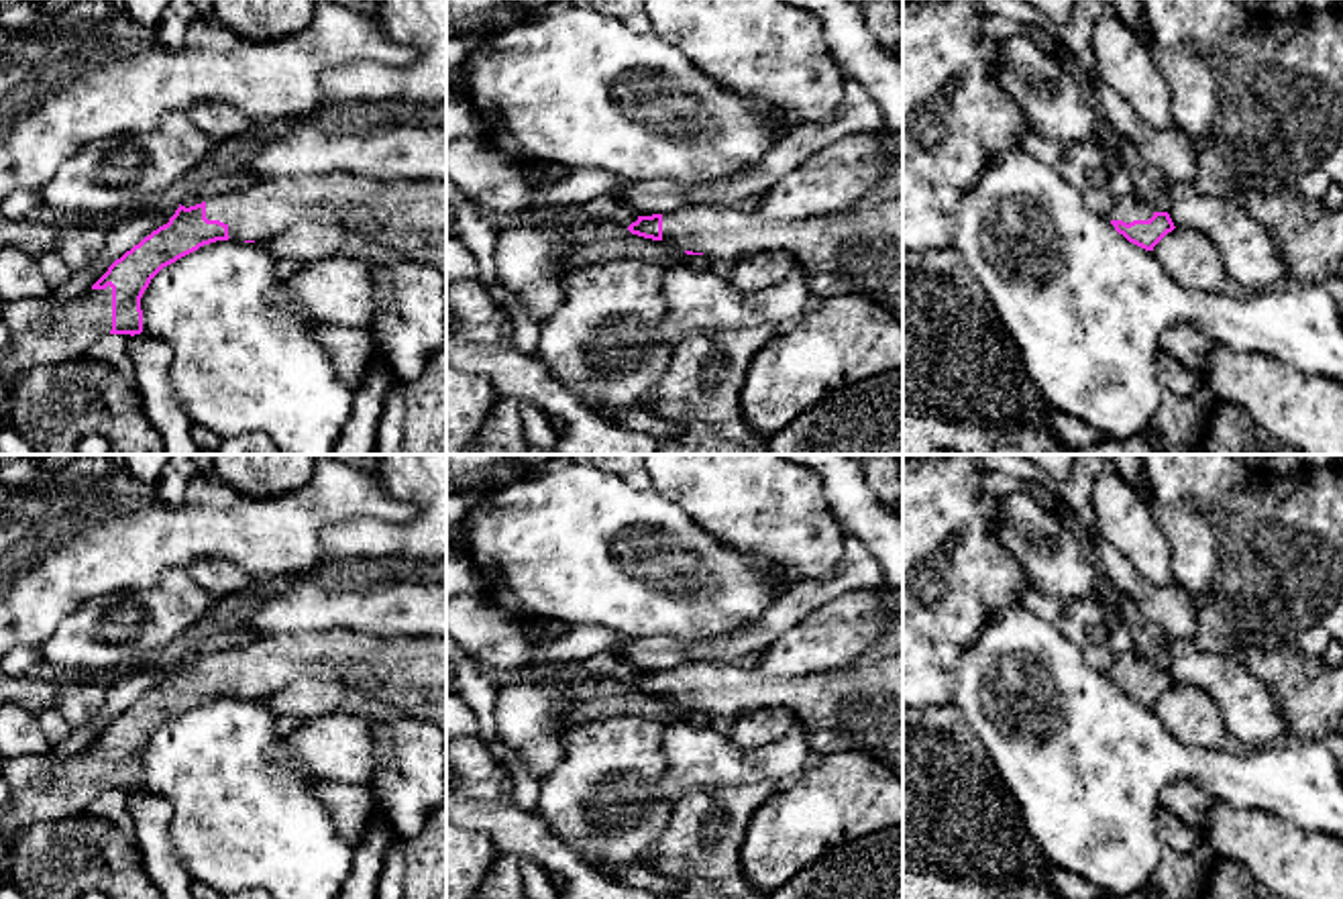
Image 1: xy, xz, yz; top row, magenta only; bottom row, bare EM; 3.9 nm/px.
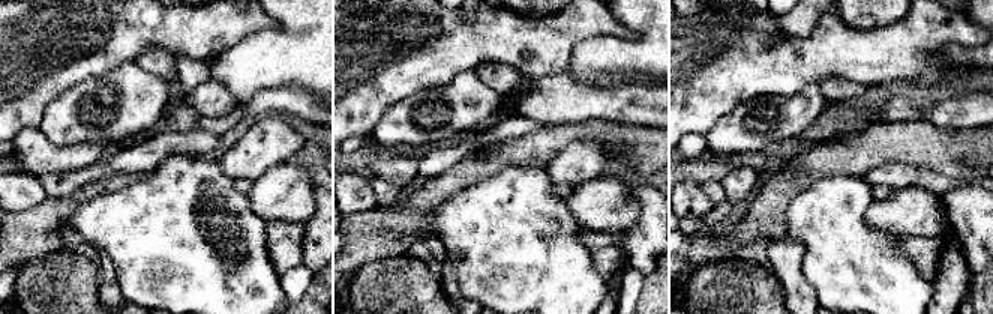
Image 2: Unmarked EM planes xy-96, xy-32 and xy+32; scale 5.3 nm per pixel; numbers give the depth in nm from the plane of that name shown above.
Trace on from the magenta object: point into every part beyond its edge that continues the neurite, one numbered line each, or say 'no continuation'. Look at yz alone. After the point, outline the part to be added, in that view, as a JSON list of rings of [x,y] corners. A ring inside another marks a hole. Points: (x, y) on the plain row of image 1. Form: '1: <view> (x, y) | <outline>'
1: yz (1127, 665) | [[[1137,650],[1123,652],[1115,658],[1115,665],[1109,671],[1109,677],[1149,677],[1153,673],[1153,665],[1145,660]]]

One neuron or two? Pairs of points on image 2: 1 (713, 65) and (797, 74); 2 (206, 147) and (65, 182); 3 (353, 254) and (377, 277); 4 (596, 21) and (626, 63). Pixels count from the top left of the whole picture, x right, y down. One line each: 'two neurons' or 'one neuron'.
1: one neuron
2: one neuron
3: two neurons
4: two neurons

